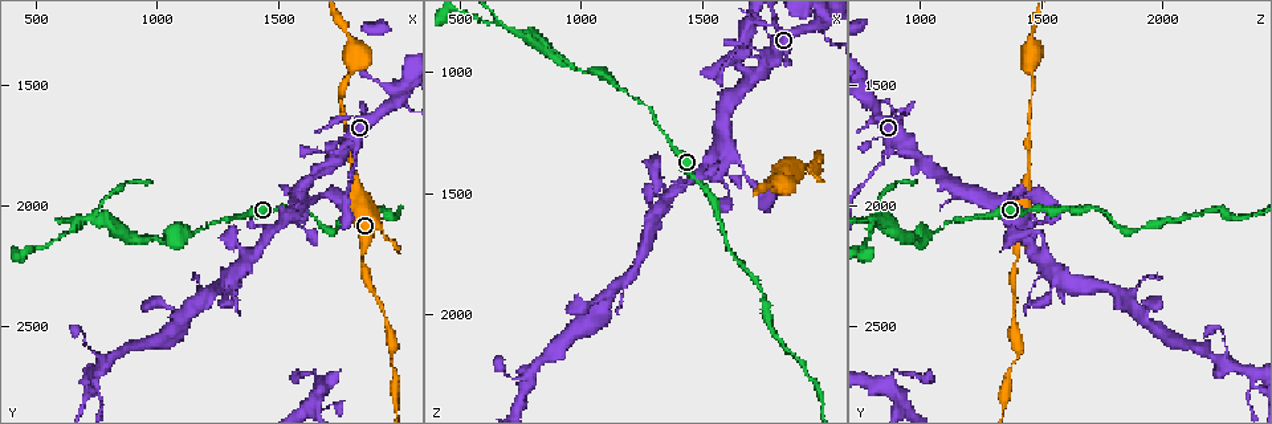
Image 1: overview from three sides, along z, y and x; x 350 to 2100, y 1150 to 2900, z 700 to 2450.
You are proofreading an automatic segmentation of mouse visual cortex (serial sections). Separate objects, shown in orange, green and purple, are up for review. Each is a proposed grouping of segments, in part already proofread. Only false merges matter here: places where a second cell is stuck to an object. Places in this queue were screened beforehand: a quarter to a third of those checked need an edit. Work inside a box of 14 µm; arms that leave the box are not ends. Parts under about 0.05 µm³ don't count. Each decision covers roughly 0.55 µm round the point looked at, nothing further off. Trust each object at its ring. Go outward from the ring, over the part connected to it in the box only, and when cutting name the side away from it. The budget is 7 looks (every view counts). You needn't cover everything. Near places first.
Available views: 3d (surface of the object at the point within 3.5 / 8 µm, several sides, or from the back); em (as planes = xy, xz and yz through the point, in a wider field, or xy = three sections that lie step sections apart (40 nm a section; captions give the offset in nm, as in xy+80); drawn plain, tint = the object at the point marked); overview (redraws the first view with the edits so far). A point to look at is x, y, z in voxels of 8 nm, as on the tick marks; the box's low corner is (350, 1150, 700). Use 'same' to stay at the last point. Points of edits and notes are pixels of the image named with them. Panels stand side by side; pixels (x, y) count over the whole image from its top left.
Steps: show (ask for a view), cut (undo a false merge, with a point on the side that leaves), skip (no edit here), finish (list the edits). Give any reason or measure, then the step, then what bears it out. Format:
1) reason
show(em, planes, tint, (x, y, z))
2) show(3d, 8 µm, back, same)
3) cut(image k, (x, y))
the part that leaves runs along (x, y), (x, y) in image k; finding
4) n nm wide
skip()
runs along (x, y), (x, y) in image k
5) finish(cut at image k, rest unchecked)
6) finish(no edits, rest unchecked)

small branch off a trunk
show(3d, 3.5 µm, (2000, 1570, 850))

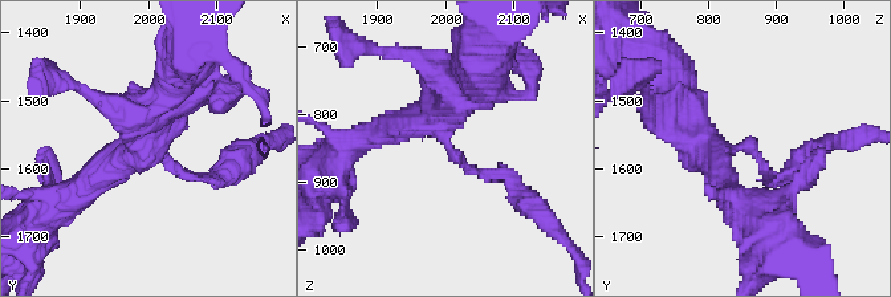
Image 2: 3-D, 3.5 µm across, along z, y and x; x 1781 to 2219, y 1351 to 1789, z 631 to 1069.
3 arms; arms of 100, 350, 400 nm; now the EM
show(em, xy, step 1, tint, (2005, 1570, 850))

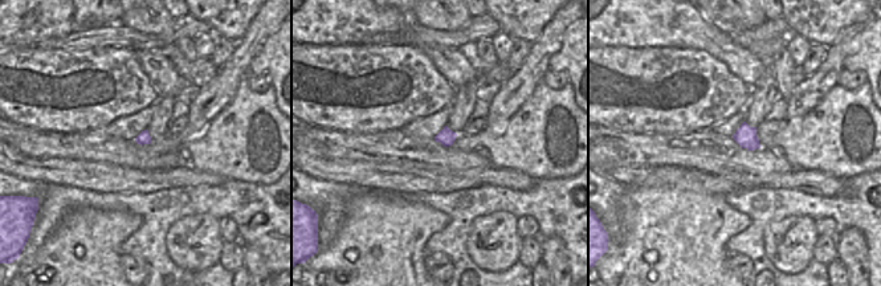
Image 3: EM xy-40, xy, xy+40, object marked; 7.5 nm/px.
show(em, xy, step 3, tint, same)

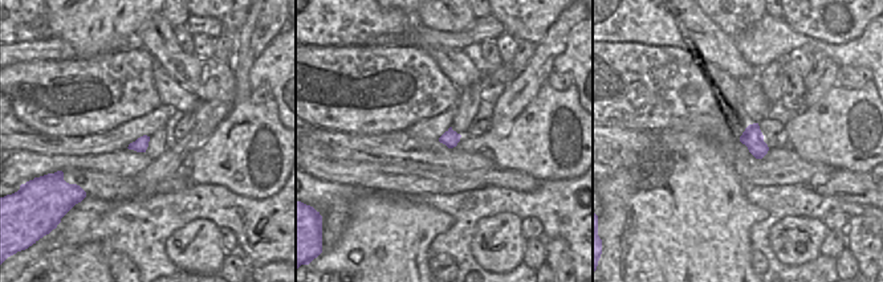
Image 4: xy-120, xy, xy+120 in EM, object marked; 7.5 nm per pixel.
130 nm wide
cut(image 2, (489, 175))
the part that leaves runs along (455, 153), (467, 170), (508, 177), (508, 200) in image 2; two cells meet here

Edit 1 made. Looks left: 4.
redraw
show(overview)

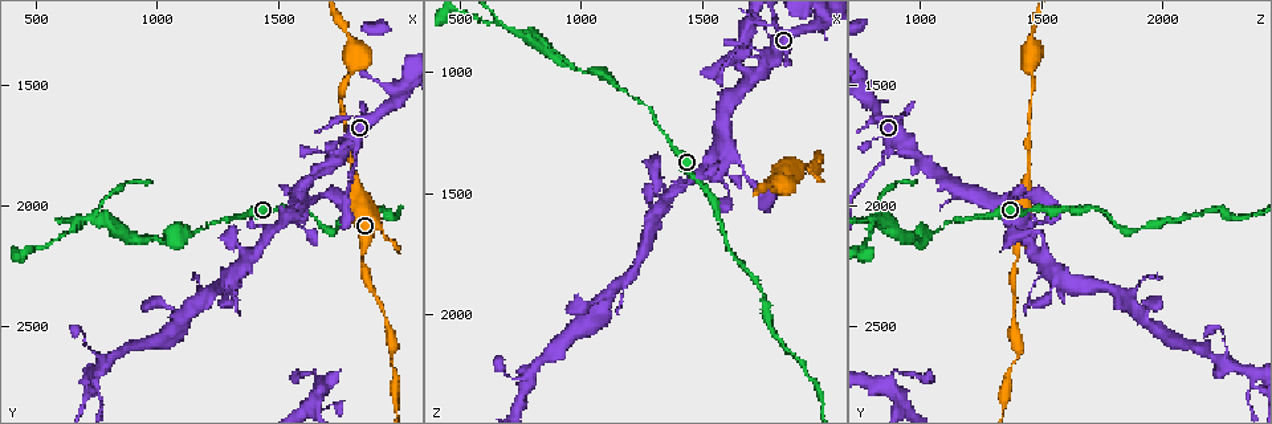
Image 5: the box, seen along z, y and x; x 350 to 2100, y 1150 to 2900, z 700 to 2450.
thick turns thin
show(3d, 3.5 µm, (1820, 1790, 850))

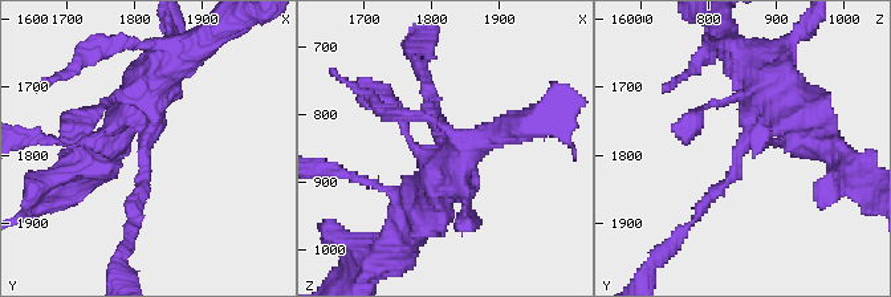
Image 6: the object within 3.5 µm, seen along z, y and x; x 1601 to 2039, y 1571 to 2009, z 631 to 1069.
arms of 150, 500 nm; now the EM
show(em, xy, step 3, tint, (1820, 1800, 840))

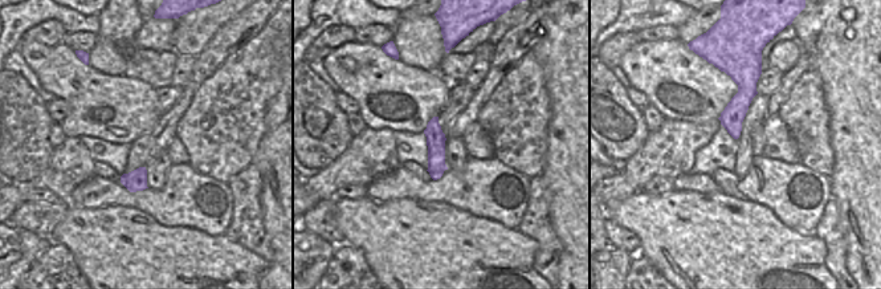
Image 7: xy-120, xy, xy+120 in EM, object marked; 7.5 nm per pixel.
skip()
one cell here

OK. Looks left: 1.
finish(cut at image 2, rest unchecked)

